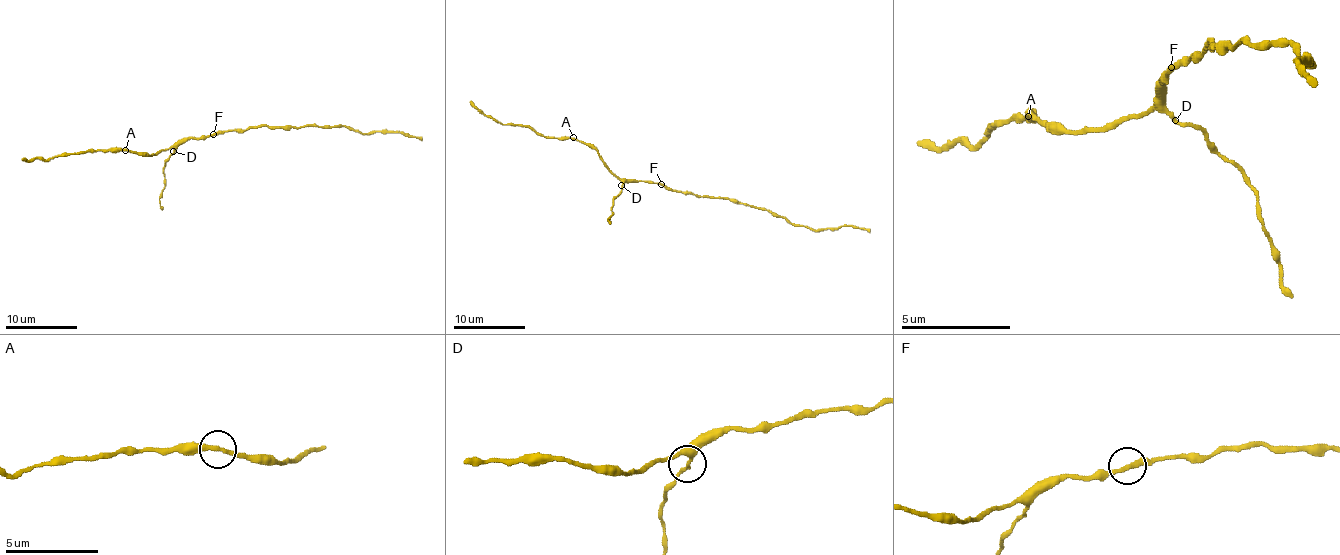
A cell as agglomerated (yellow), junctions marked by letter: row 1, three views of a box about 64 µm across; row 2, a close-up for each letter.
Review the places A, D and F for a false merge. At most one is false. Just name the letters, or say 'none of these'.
none of these

